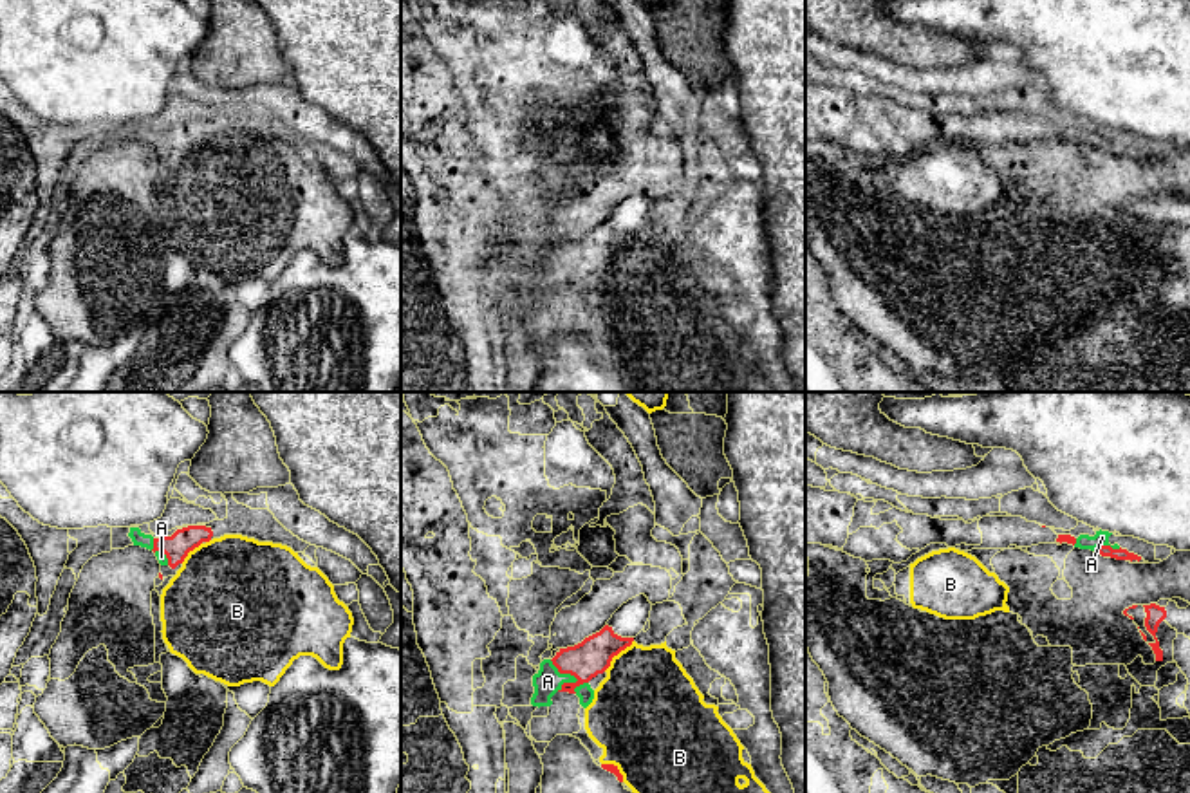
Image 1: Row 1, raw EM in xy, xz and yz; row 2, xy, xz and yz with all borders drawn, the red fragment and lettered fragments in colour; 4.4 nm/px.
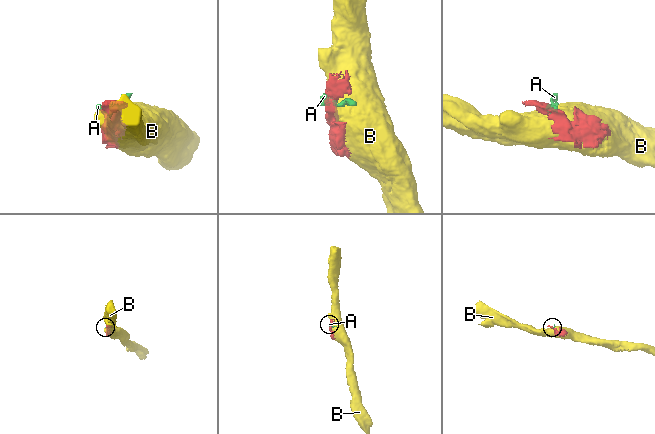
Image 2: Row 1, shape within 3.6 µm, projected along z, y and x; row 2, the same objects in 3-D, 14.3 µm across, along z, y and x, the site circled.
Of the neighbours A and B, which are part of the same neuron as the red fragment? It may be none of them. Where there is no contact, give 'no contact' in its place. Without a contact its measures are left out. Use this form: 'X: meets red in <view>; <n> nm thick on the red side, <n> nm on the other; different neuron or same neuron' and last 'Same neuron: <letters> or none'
A: meets red in xz; 170 nm thick on the red side, 120 nm on the other; same neuron
B: meets red in xz; 170 nm thick on the red side, 440 nm on the other; same neuron
Same neuron: A, B

